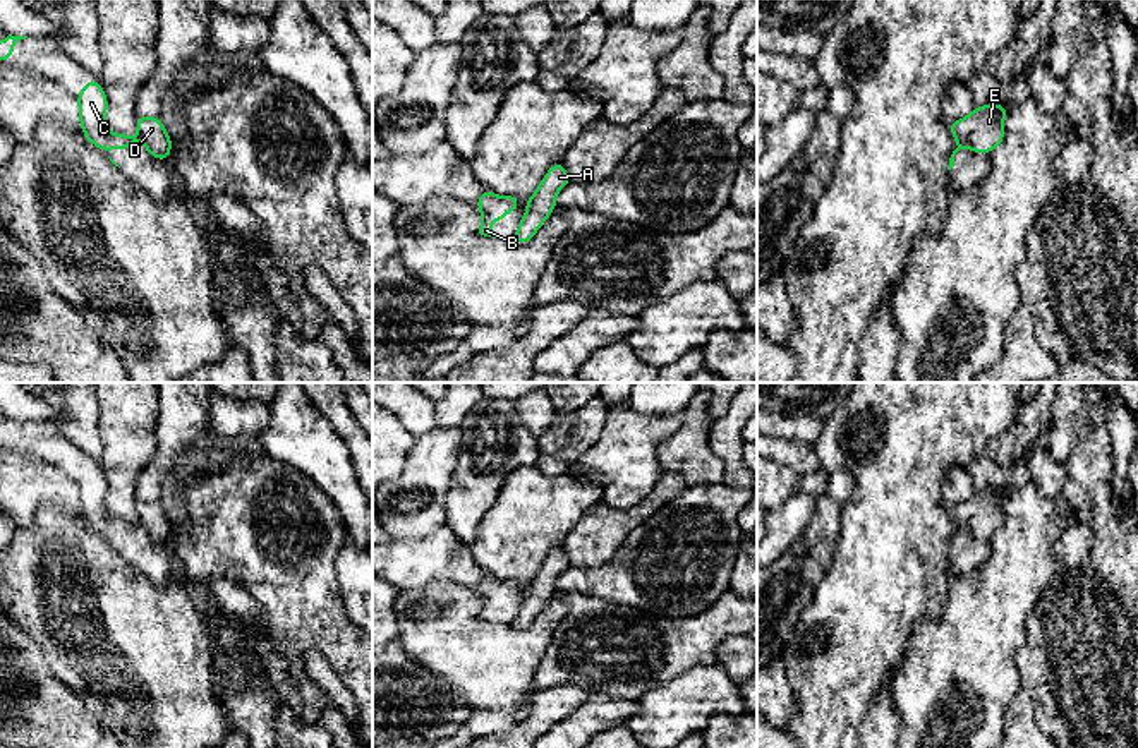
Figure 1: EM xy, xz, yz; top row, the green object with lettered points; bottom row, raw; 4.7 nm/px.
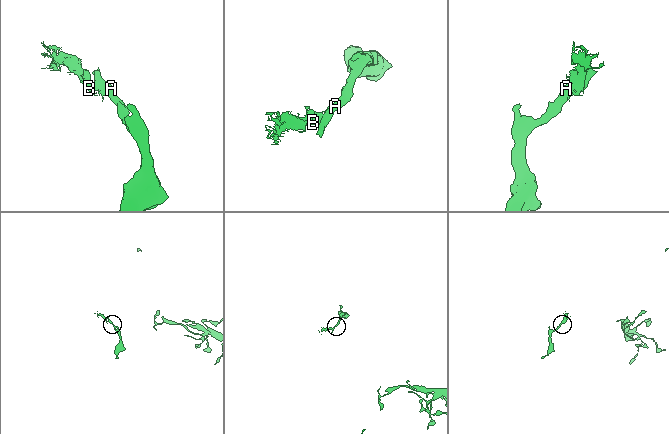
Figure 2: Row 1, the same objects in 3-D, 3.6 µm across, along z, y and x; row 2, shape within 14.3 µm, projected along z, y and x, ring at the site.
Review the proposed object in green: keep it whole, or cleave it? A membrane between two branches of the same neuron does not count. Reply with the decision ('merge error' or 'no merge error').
merge error

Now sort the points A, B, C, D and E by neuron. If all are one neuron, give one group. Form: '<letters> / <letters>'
A D E / B C

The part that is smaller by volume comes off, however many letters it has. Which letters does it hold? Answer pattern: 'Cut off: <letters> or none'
Cut off: B, C

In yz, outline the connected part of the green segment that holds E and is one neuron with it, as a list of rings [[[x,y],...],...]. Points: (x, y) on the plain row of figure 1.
[[[1004,489],[975,491],[970,499],[949,508],[958,530],[968,530],[978,539],[989,539],[1004,525]]]

